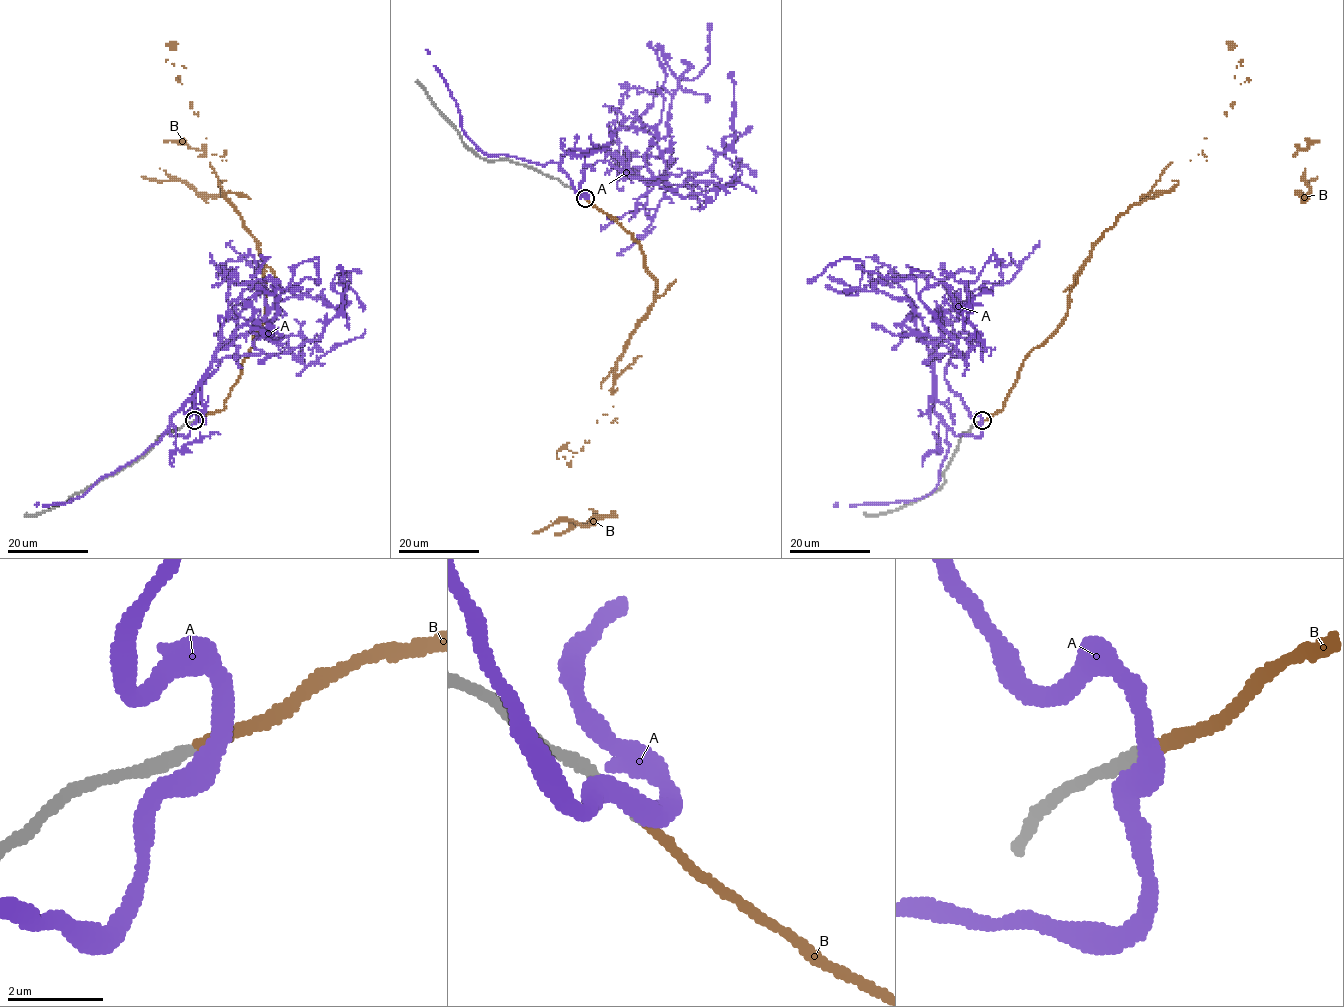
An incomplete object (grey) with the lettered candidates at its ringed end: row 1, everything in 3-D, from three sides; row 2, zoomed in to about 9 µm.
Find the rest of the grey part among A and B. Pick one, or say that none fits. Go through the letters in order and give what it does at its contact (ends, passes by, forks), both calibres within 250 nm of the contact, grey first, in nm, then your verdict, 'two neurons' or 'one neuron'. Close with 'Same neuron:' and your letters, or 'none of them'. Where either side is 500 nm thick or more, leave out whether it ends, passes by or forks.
A: it passes by | 300/460 nm | two neurons
B: it ends | 260/220 nm | one neuron
Same neuron: B

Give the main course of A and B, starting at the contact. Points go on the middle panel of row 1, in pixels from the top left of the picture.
A: (584, 197), (584, 170), (598, 161), (650, 178), (644, 154), (668, 135), (678, 79), (708, 64), (708, 23)
B: (585, 198), (631, 234), (655, 293), (601, 386), (602, 414), (616, 421), (614, 511), (533, 533)

